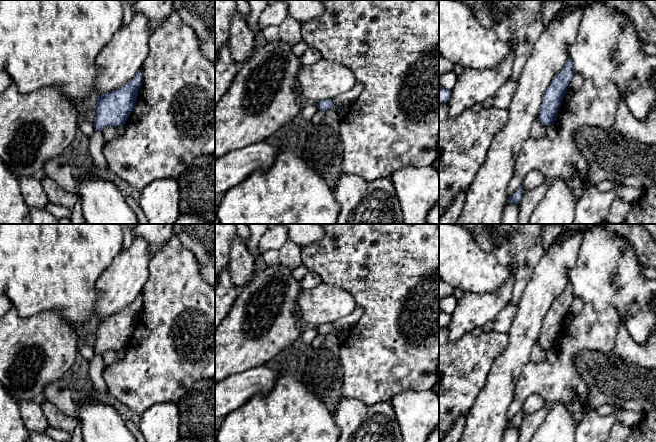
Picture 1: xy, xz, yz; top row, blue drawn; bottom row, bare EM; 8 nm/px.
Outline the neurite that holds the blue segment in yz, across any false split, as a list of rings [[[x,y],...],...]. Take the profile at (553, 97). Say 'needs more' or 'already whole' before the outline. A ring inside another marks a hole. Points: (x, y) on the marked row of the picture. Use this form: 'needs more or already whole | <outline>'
already whole | [[[567,59],[564,67],[552,79],[548,86],[539,113],[539,120],[543,126],[553,125],[557,116],[557,111],[561,107],[567,87],[574,76],[573,64]]]

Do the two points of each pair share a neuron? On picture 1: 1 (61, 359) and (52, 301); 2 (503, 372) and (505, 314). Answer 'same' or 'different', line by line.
1: different
2: different

